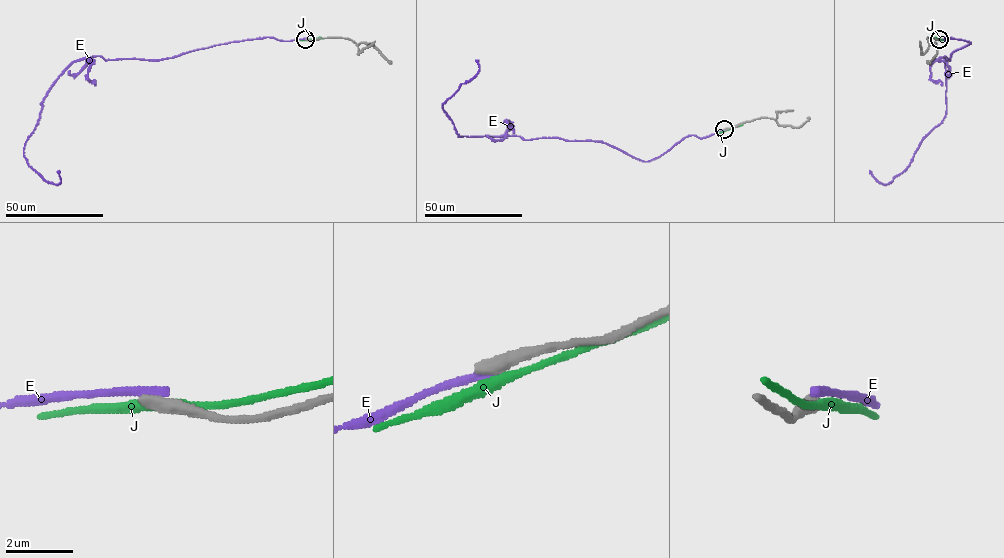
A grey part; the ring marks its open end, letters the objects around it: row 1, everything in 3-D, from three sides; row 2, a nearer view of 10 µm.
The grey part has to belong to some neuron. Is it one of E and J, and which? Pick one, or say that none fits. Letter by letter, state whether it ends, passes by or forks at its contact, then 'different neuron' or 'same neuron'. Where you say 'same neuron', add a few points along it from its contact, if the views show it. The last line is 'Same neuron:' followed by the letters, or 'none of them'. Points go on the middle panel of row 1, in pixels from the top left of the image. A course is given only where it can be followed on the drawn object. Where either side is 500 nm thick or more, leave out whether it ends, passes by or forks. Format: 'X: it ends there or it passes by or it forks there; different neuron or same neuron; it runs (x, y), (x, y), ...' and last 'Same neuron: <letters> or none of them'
E: it ends there; different neuron
J: different neuron
Same neuron: none of them

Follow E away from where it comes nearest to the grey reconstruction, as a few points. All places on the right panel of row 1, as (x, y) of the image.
E: (939, 39), (971, 42), (950, 60), (945, 56), (943, 120), (891, 182), (878, 182), (869, 170)

